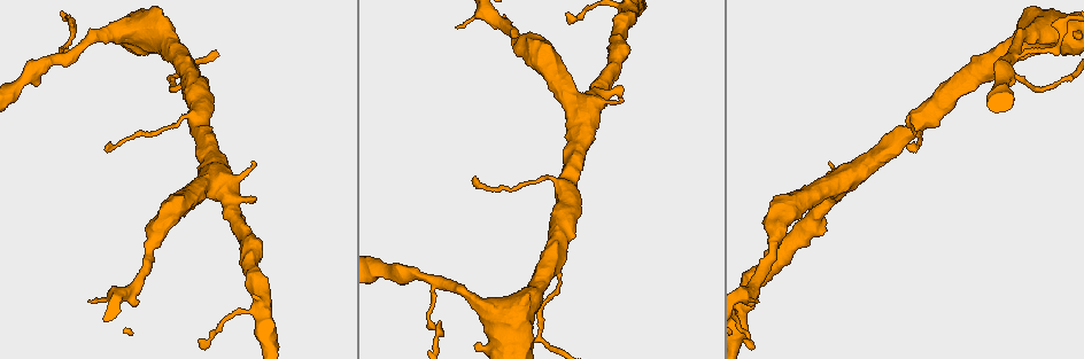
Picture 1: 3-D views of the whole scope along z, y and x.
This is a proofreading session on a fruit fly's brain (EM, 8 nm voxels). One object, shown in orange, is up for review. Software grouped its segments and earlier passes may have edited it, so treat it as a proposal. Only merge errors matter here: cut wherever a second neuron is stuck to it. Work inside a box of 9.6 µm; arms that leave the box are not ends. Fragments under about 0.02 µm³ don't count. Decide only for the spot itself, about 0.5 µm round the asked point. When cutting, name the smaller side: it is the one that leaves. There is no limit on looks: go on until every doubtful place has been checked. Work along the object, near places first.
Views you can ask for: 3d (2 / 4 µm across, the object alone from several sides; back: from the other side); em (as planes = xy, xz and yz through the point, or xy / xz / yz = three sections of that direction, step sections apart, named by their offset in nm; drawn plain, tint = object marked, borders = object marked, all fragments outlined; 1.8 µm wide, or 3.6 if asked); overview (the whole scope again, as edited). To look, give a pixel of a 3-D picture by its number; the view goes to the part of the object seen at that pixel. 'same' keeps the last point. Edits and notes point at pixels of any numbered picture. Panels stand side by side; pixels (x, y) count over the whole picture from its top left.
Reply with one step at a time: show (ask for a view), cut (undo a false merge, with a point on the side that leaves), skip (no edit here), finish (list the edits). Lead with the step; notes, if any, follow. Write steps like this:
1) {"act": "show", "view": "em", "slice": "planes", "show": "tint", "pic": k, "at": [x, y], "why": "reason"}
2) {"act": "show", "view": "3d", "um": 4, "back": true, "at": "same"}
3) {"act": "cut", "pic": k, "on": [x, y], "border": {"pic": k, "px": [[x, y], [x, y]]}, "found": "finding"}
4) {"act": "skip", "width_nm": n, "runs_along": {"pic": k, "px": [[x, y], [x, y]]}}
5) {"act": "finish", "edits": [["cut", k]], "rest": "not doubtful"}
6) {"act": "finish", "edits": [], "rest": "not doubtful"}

{"act": "show", "view": "3d", "um": 2, "pic": 1, "at": [434, 339]}

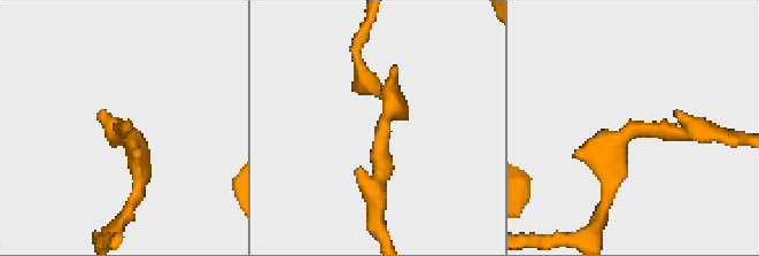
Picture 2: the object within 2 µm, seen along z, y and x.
{"act": "show", "view": "em", "slice": "planes", "show": "tint", "pic": 2, "at": [126, 134]}

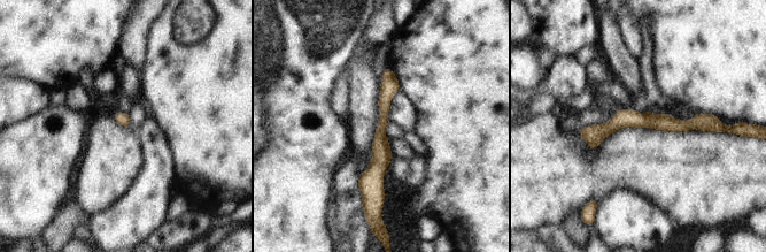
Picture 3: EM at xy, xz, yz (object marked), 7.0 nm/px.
{"act": "skip", "found": "continuous, no second neuron"}

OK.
{"act": "show", "view": "em", "slice": "planes", "show": "tint", "pic": 1, "at": [72, 53], "why": "three arms meet"}

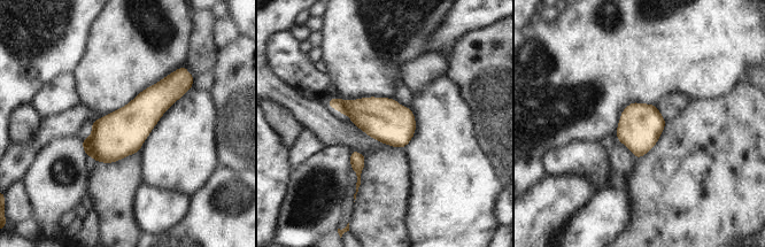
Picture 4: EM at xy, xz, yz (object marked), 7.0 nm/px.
{"act": "skip", "runs_along": {"pic": 4, "px": [[186, 85], [89, 153]]}, "found": "continuous, no second neuron"}

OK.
{"act": "show", "view": "3d", "um": 4, "pic": 1, "at": [556, 268], "why": "small branch off a trunk"}

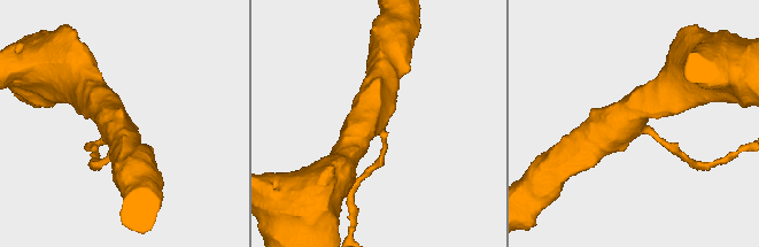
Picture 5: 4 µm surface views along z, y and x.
{"act": "show", "view": "em", "um": 3.6, "slice": "planes", "show": "tint", "pic": 5, "at": [638, 125], "arms": 3}

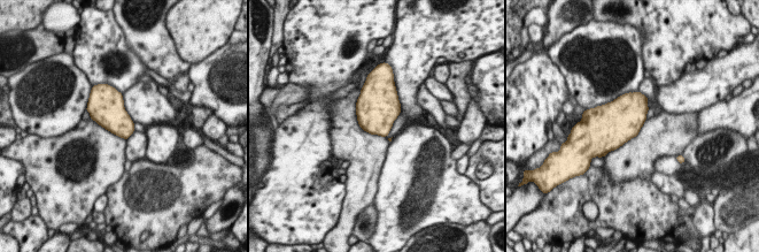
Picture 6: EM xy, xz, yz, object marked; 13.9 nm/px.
{"act": "skip", "width_nm": 380, "found": "all the same neuron"}

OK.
{"act": "finish", "edits": [], "rest": "not doubtful"}

